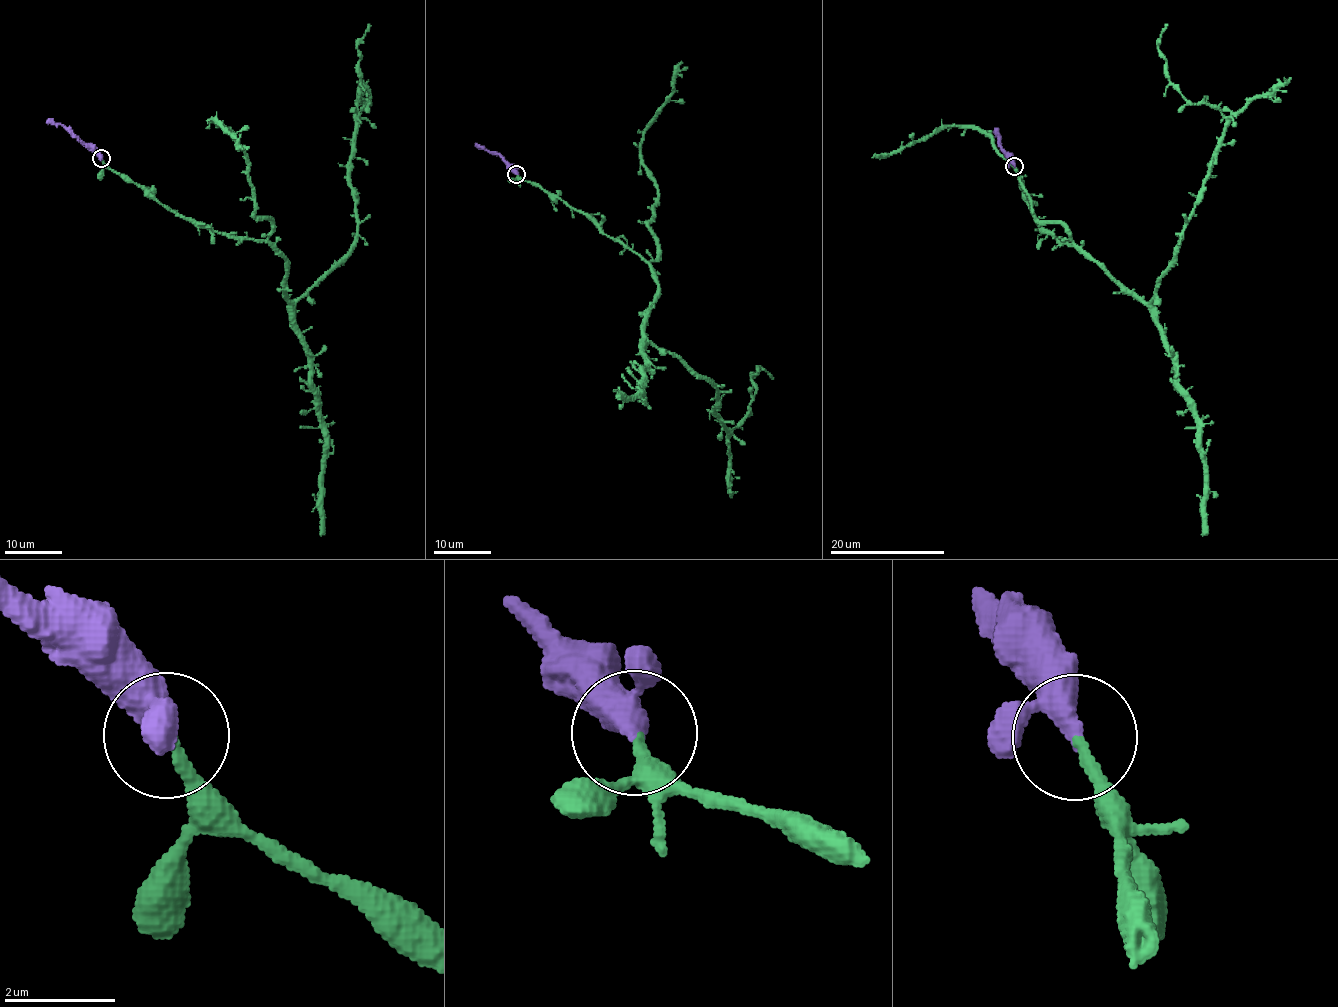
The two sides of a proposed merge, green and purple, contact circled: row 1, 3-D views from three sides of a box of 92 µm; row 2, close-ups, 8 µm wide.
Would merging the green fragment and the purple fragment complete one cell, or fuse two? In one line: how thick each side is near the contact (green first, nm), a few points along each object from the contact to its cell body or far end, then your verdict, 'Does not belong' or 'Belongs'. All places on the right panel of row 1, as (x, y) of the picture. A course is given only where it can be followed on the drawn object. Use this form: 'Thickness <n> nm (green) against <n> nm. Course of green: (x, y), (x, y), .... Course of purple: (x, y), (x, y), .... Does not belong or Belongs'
Thickness 200 nm (green) against 320 nm. Course of green: (1015, 166), (1039, 223), (1149, 302), (1176, 253), (1226, 122), (1169, 80), (1158, 49), (1167, 24). Course of purple: (1015, 166), (999, 146), (998, 134), (993, 133). Belongs

